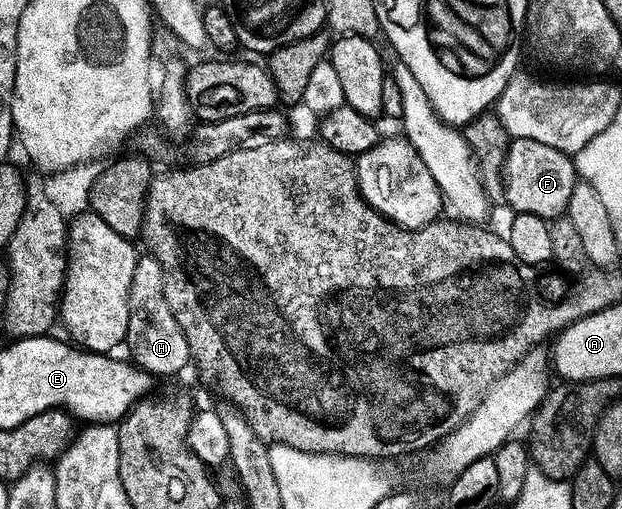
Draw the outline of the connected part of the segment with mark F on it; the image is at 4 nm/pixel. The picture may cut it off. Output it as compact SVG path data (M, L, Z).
M530 139L513 140L508 146L503 181L506 205L513 209L513 214L534 215L551 223L569 212L578 182L578 170L569 154L548 147L546 143L534 143Z

